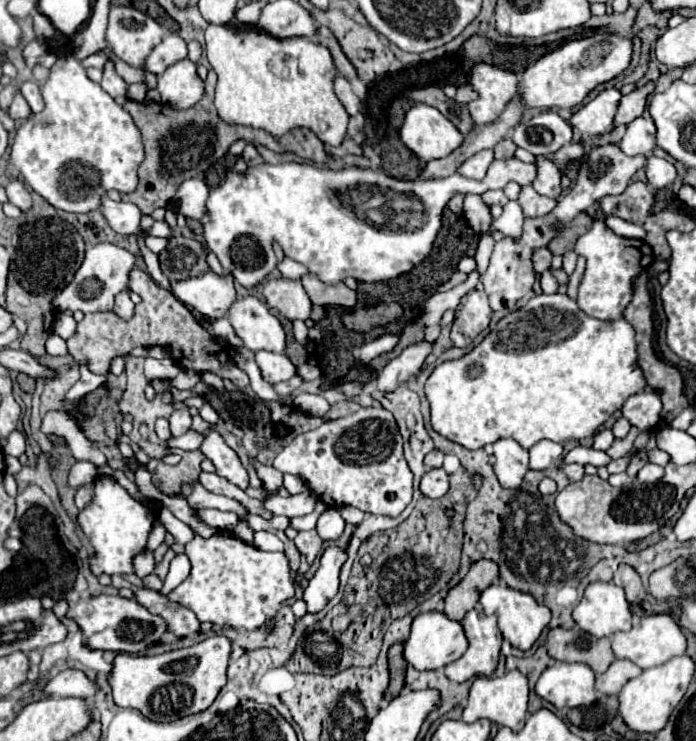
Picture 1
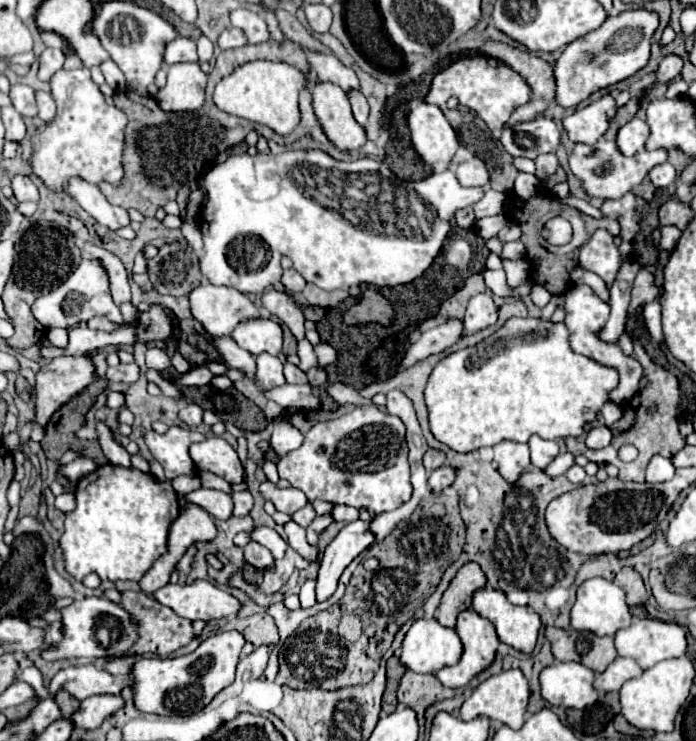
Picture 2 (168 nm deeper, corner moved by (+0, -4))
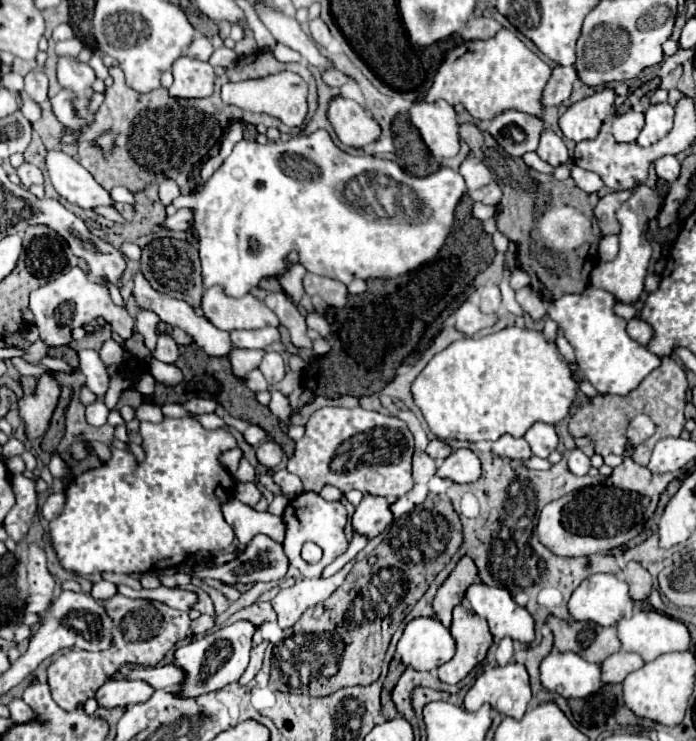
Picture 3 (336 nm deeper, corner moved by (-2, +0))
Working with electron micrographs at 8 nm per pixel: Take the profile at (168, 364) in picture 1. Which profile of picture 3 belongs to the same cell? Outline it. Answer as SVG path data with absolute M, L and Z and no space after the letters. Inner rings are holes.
M159 334L157 350L153 356L161 362L167 362L167 364L173 364L179 358L179 348L177 348L177 342L173 340L171 334Z

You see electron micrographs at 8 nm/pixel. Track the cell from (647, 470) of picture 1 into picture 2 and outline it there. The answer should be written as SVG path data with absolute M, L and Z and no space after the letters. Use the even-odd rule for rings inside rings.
M655 456L655 458L649 462L649 466L647 466L647 482L651 482L651 484L671 480L673 474L675 474L675 468L673 468L673 464L671 464L669 458Z

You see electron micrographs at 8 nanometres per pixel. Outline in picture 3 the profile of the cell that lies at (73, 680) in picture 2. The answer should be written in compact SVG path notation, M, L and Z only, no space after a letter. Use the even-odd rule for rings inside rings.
M169 664L169 666L147 666L147 668L137 668L131 670L127 676L123 672L113 674L113 678L141 678L145 682L149 682L153 688L161 690L161 688L169 688L171 684L181 682L185 676L185 670L181 666Z

